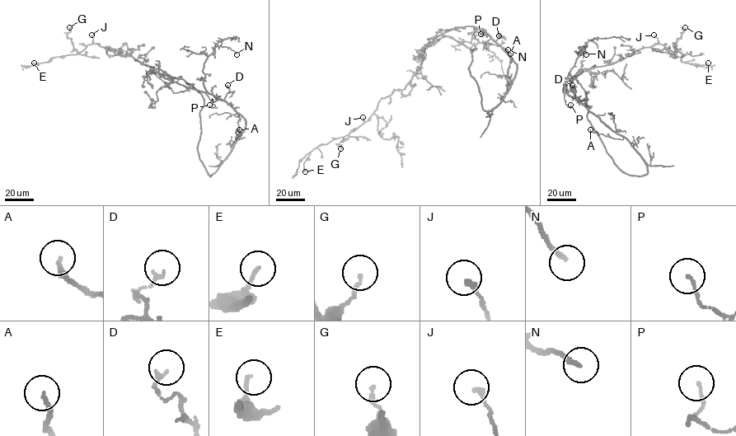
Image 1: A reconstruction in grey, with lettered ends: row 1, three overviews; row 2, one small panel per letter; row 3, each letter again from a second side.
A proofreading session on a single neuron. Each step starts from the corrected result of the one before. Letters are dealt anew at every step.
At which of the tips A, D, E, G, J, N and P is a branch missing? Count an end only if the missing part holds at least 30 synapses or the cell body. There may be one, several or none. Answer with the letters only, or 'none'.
none

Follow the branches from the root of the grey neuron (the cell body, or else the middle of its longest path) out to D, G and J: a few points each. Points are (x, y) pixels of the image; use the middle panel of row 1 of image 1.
D: (430, 44), (443, 37), (444, 33), (461, 26), (475, 26), (494, 40), (500, 36), (499, 35)
G: (430, 44), (424, 51), (419, 67), (406, 86), (382, 98), (371, 117), (338, 144), (340, 148)
J: (430, 44), (424, 51), (419, 67), (406, 86), (382, 98), (368, 120), (364, 122), (363, 117)

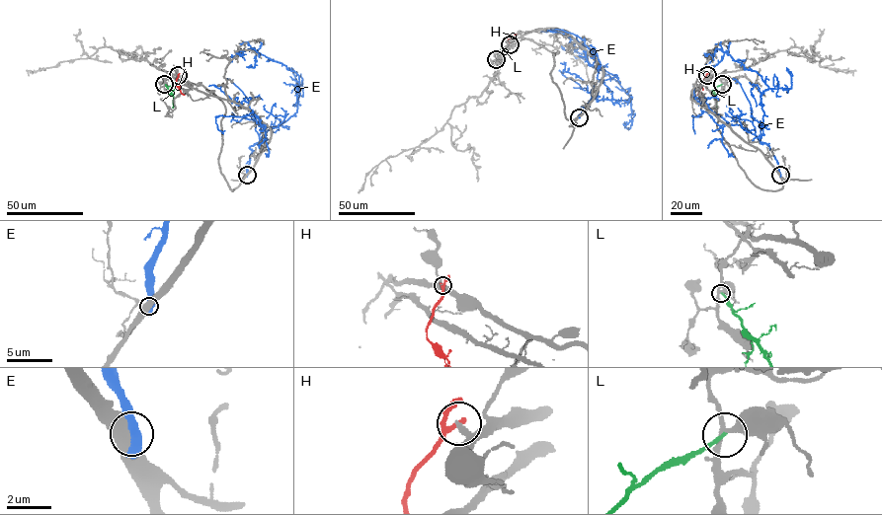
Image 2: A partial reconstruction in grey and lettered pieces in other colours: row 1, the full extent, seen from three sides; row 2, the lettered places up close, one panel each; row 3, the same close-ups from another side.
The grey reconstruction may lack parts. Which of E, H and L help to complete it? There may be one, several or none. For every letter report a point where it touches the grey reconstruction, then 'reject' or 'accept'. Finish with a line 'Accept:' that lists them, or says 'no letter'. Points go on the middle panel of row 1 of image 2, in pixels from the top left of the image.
E: contact (579, 117); reject
H: contact (510, 44); reject
L: contact (496, 59); reject
Accept: no letter

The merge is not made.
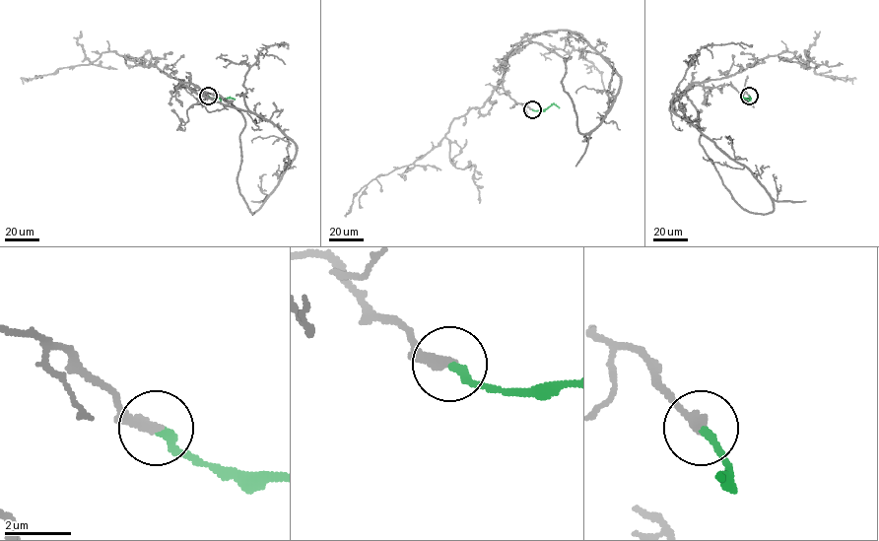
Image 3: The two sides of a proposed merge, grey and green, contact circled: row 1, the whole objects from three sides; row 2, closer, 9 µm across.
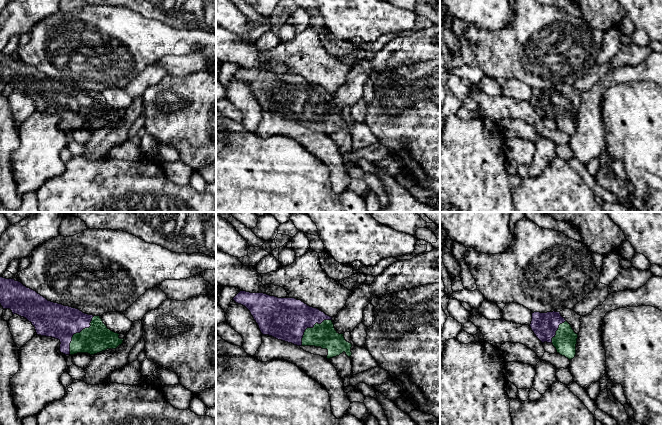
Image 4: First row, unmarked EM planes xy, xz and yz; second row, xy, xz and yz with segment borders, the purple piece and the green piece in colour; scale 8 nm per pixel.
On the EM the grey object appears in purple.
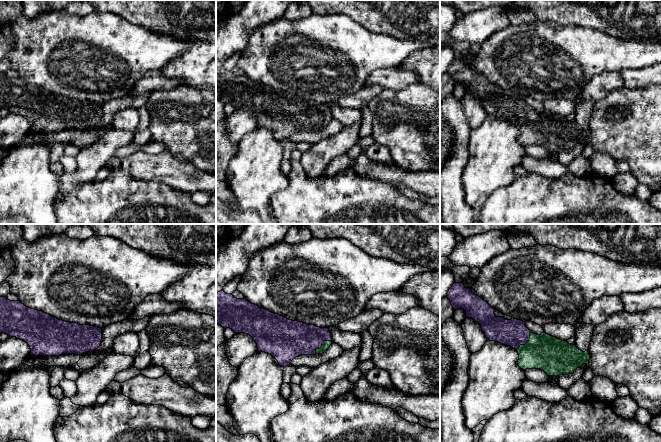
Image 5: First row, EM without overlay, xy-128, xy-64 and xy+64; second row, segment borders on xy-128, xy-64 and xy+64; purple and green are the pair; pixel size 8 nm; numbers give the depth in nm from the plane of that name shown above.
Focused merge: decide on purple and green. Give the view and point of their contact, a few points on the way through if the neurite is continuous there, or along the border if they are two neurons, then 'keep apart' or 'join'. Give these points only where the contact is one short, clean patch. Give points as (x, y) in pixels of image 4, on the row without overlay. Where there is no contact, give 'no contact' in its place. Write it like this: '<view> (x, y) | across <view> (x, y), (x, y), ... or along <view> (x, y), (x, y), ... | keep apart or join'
xy (77, 108) | join

